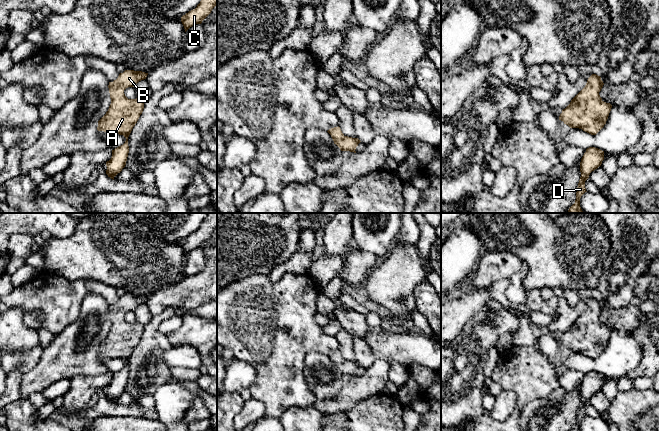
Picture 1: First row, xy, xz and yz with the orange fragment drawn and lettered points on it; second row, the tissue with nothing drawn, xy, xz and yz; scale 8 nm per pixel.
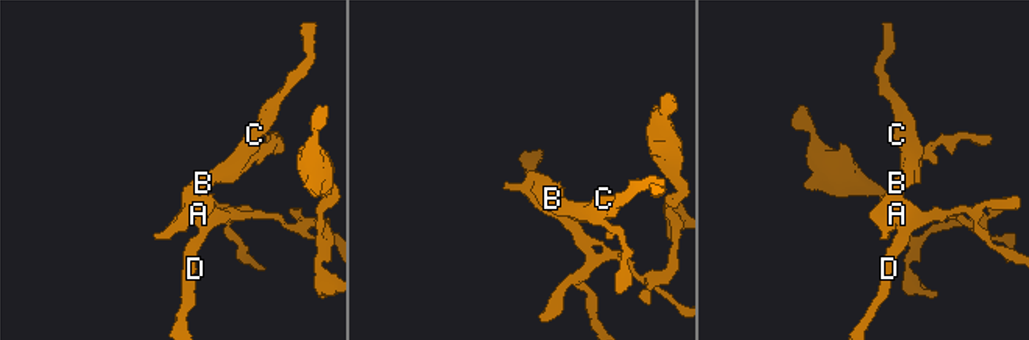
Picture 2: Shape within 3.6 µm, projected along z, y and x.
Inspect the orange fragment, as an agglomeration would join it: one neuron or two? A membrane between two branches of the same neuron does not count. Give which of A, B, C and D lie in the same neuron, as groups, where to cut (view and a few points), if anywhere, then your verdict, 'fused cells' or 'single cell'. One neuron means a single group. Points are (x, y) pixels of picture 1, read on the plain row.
groups A B C D; cut none; single cell

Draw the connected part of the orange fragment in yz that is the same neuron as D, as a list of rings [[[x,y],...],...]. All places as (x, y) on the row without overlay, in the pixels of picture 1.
[[[589,371],[586,373],[580,386],[581,401],[577,411],[576,424],[571,431],[580,431],[580,422],[585,416],[587,416],[585,405],[589,402],[592,395],[601,390],[603,384],[604,375],[595,371]]]

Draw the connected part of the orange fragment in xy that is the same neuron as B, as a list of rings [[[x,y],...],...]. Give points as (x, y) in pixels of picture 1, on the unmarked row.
[[[125,294],[108,309],[111,328],[106,338],[98,345],[97,354],[123,359],[126,362],[123,369],[112,374],[112,381],[106,386],[106,398],[113,404],[126,389],[129,377],[128,361],[144,333],[143,324],[128,323],[124,314],[134,311],[139,305],[146,303],[147,299],[148,297],[142,295]]]

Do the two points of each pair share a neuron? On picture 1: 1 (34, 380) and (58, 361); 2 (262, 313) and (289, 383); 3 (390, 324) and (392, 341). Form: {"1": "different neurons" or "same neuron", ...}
{"1": "same neuron", "2": "same neuron", "3": "different neurons"}

